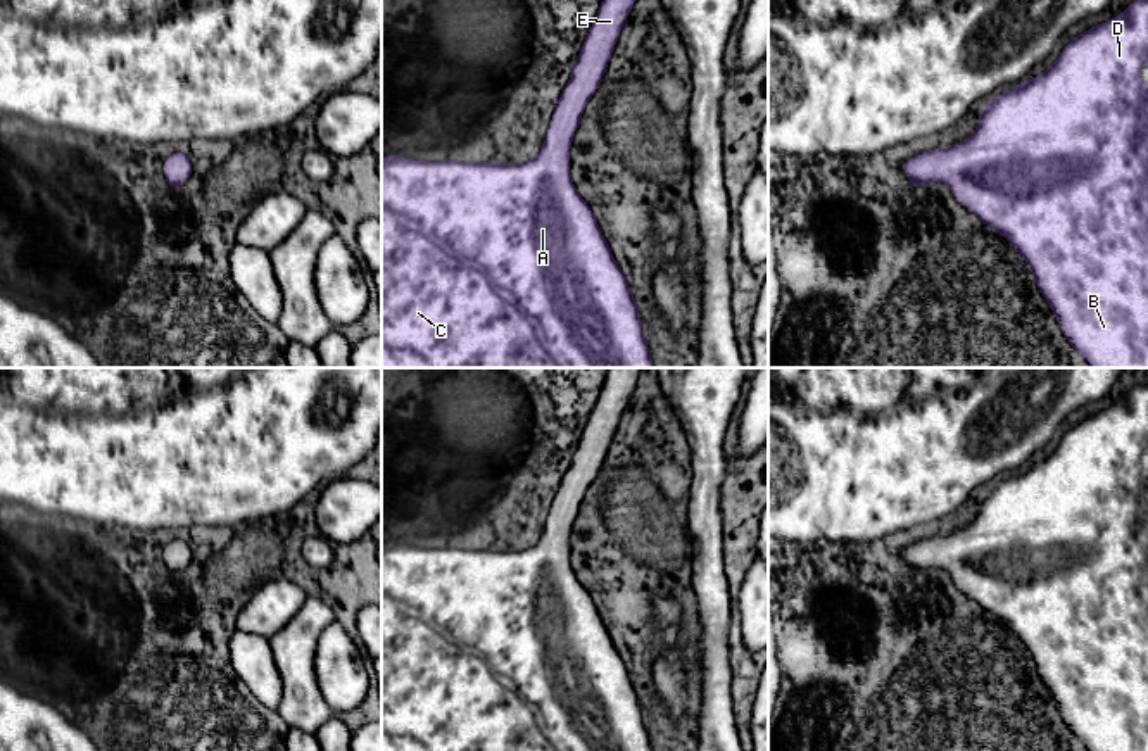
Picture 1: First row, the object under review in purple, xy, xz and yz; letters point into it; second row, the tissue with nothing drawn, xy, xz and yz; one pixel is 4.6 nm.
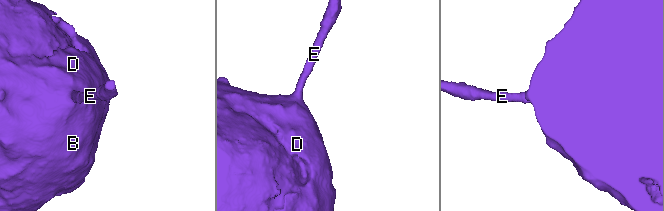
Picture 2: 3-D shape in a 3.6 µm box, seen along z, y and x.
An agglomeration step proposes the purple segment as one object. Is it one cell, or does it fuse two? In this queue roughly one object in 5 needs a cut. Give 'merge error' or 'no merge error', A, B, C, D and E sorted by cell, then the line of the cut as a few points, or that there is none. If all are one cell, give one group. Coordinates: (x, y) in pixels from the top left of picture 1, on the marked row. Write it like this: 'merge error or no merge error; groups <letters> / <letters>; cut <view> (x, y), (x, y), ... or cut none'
no merge error; groups A B C D E; cut none

